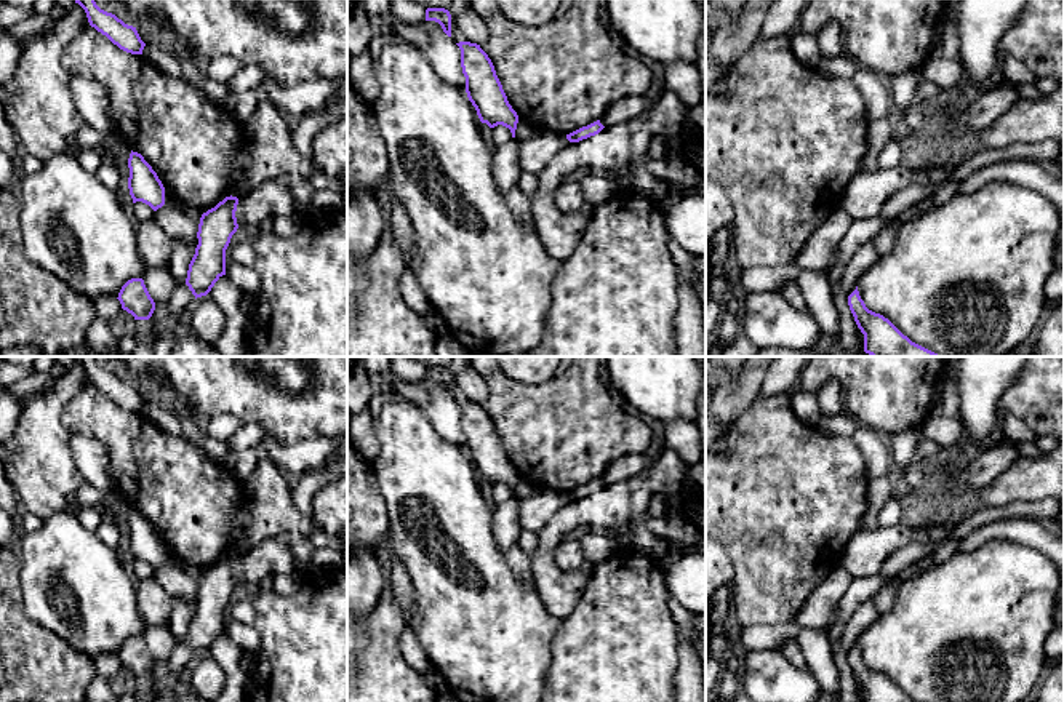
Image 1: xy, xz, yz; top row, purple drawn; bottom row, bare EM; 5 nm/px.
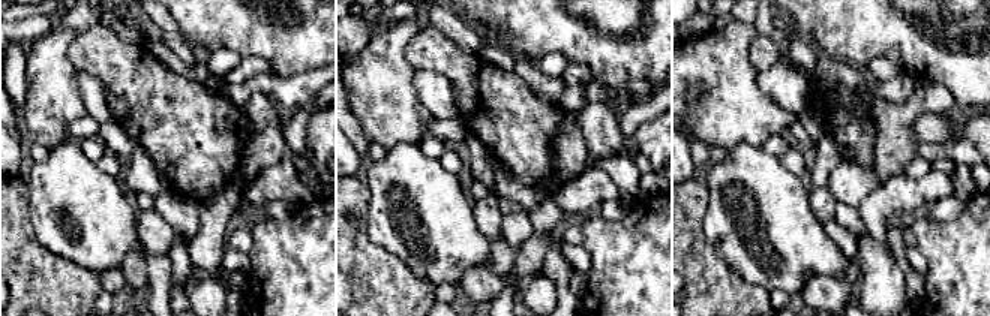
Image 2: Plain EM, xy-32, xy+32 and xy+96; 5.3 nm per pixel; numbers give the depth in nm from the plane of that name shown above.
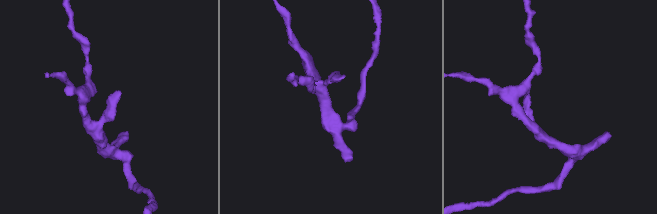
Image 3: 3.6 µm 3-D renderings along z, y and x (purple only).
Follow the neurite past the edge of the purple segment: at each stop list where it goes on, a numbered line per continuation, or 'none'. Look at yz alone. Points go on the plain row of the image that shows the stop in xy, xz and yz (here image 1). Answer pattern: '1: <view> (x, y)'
none

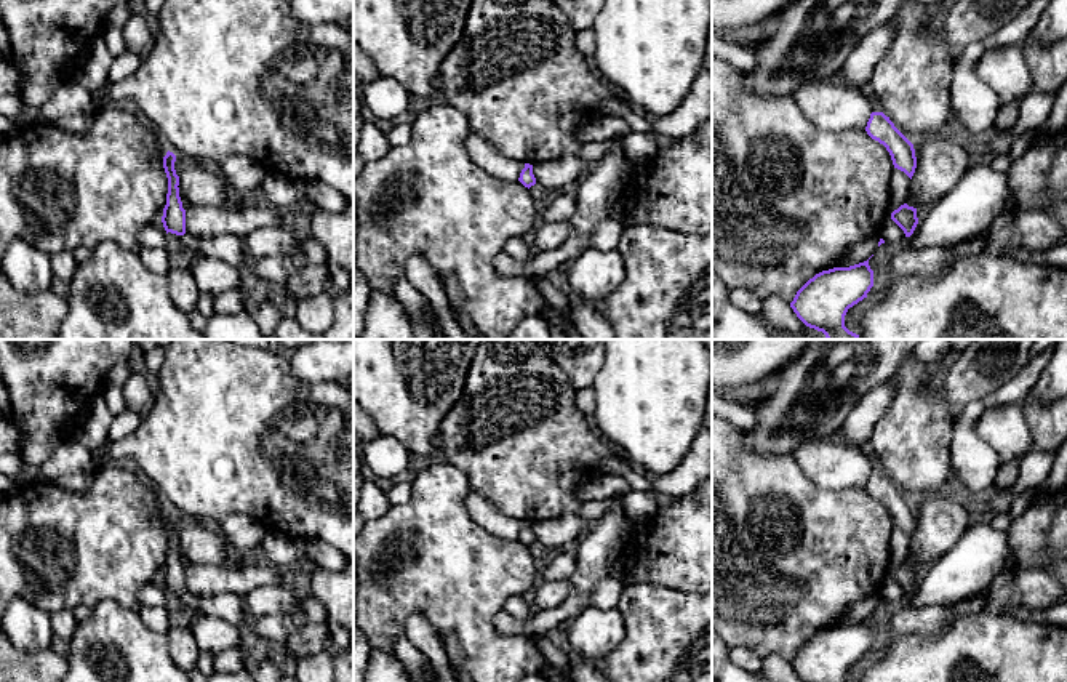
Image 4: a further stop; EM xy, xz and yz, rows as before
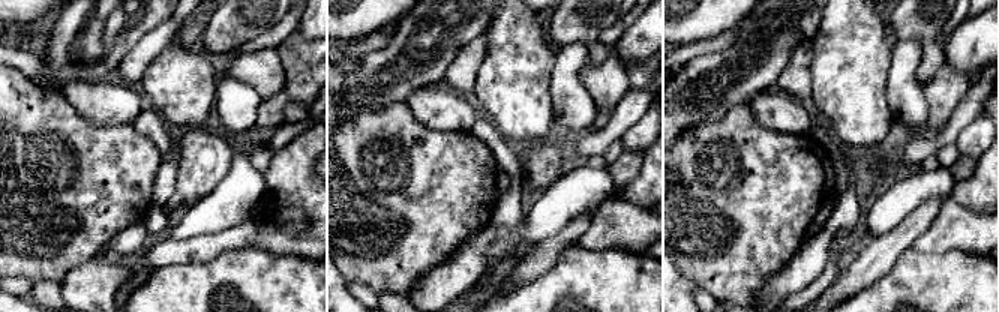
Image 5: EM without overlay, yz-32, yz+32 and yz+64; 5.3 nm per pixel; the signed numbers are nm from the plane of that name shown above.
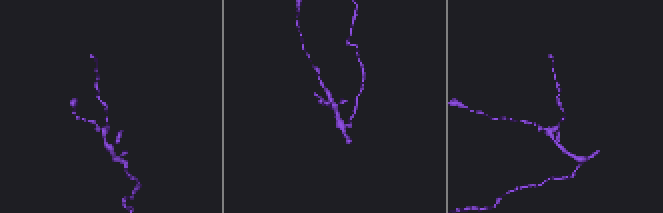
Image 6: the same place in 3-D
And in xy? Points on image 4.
none

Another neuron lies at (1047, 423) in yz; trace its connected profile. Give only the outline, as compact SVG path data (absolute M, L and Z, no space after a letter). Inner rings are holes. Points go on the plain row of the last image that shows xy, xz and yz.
M1067 397L1051 405L1021 399L1021 410L1032 435L1029 451L1054 453L1067 440Z

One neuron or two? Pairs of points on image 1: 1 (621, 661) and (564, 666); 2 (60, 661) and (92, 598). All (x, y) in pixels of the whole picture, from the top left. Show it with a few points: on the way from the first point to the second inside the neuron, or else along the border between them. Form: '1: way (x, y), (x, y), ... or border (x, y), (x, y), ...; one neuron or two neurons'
1: way (607, 666), (578, 666); one neuron
2: border (36, 622), (93, 659); two neurons

